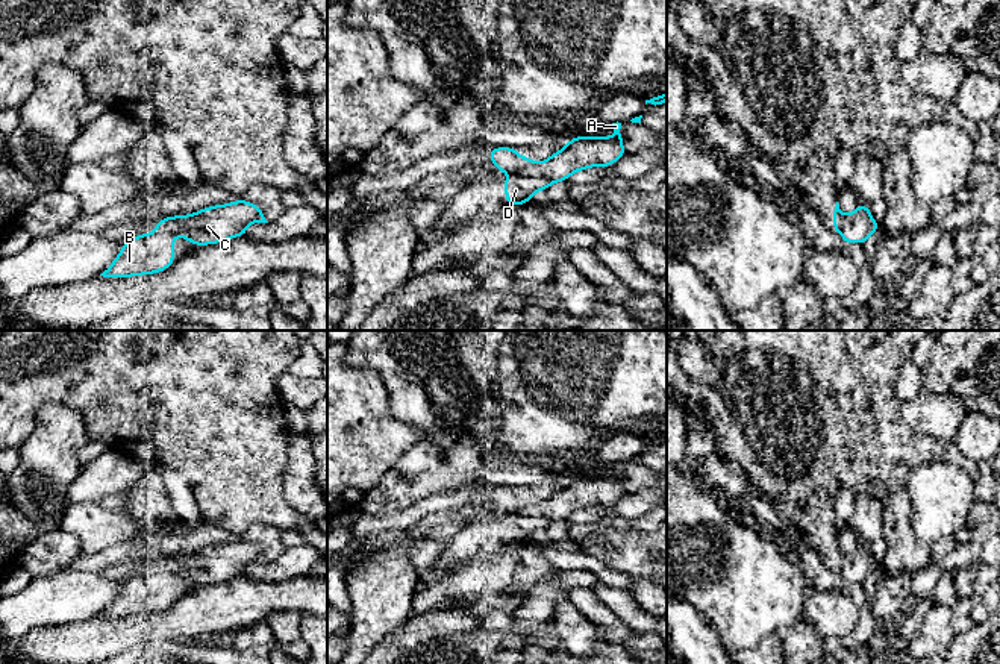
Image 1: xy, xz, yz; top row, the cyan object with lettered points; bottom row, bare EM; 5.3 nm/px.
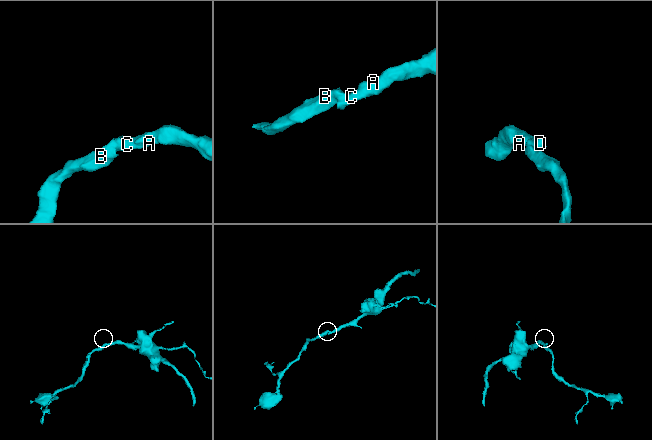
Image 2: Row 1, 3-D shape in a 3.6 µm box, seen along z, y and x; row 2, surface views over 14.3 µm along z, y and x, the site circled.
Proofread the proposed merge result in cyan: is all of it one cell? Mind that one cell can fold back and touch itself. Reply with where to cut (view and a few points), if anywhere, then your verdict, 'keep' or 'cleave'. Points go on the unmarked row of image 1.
cut xy (193, 554), (179, 573); cleave

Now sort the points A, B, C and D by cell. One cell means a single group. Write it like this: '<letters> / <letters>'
A C D / B

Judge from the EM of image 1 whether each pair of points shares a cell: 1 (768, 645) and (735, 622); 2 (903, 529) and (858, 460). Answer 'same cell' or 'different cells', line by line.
1: different cells
2: same cell

